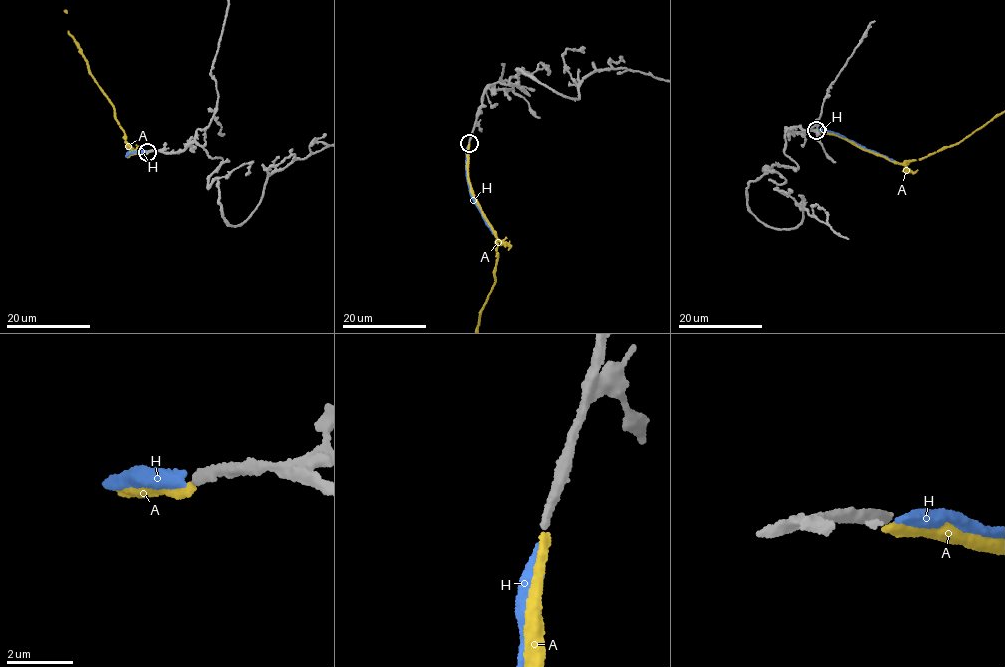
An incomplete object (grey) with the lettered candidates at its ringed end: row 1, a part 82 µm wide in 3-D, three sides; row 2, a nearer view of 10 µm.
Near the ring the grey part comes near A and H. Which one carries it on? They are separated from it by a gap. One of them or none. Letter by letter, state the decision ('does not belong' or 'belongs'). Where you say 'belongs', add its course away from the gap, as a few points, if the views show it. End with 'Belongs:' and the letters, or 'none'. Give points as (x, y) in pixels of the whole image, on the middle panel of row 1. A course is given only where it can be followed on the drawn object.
A: does not belong
H: belongs; it runs (469, 144), (466, 166), (472, 196), (493, 233)
Belongs: H

